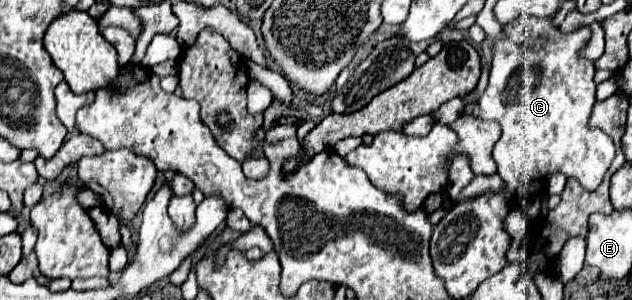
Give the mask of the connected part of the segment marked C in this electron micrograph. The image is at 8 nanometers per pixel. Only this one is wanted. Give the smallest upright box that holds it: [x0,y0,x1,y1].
[480,19,616,197]

